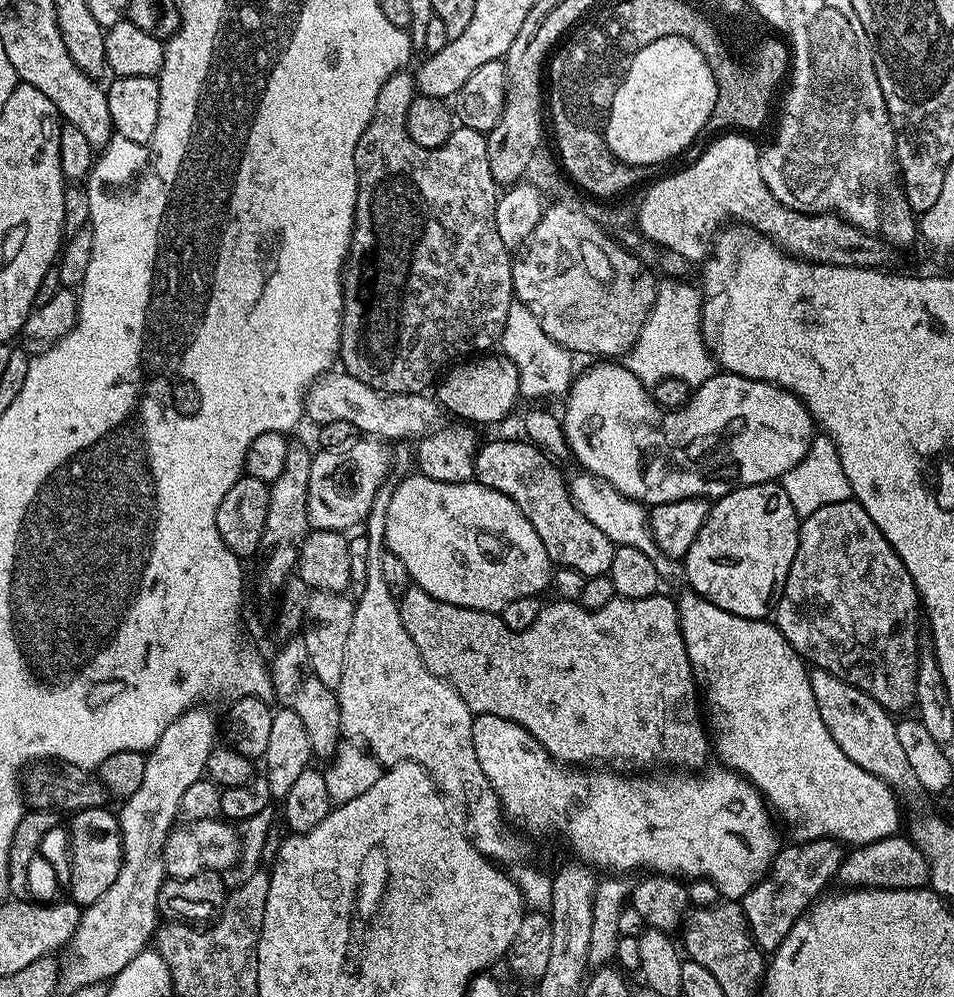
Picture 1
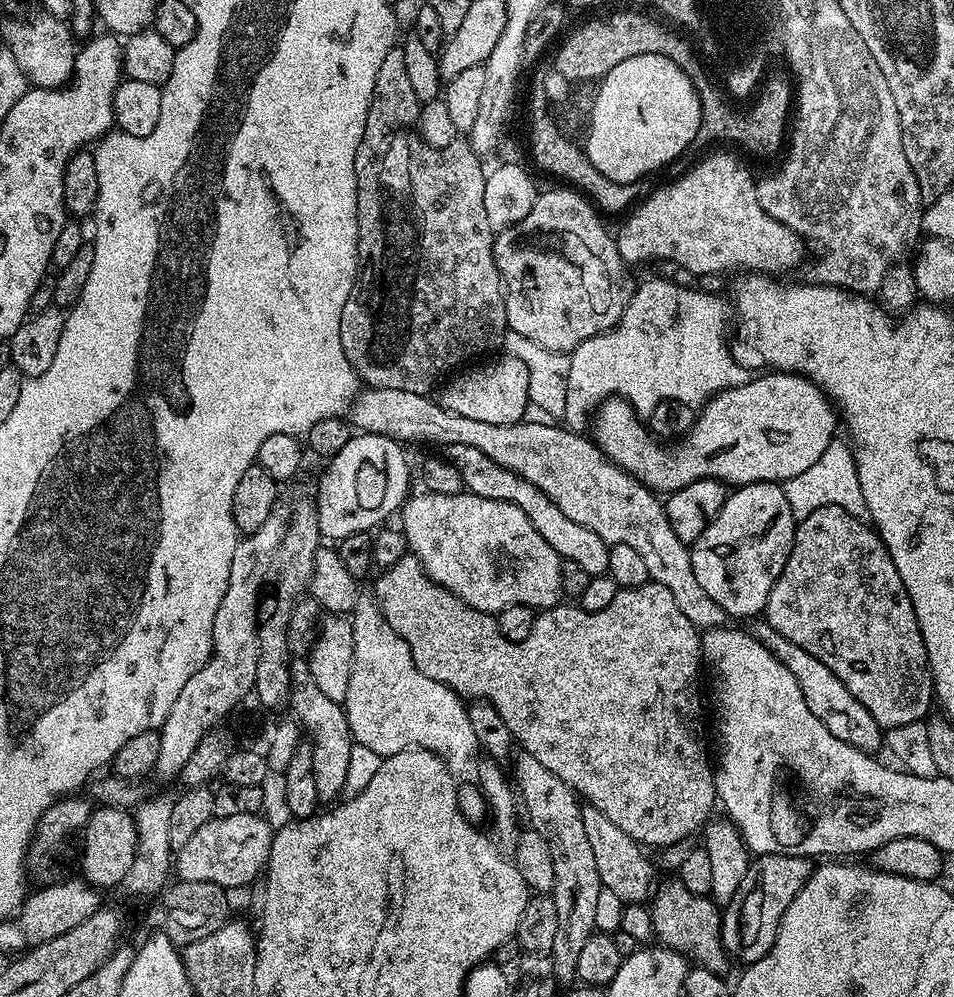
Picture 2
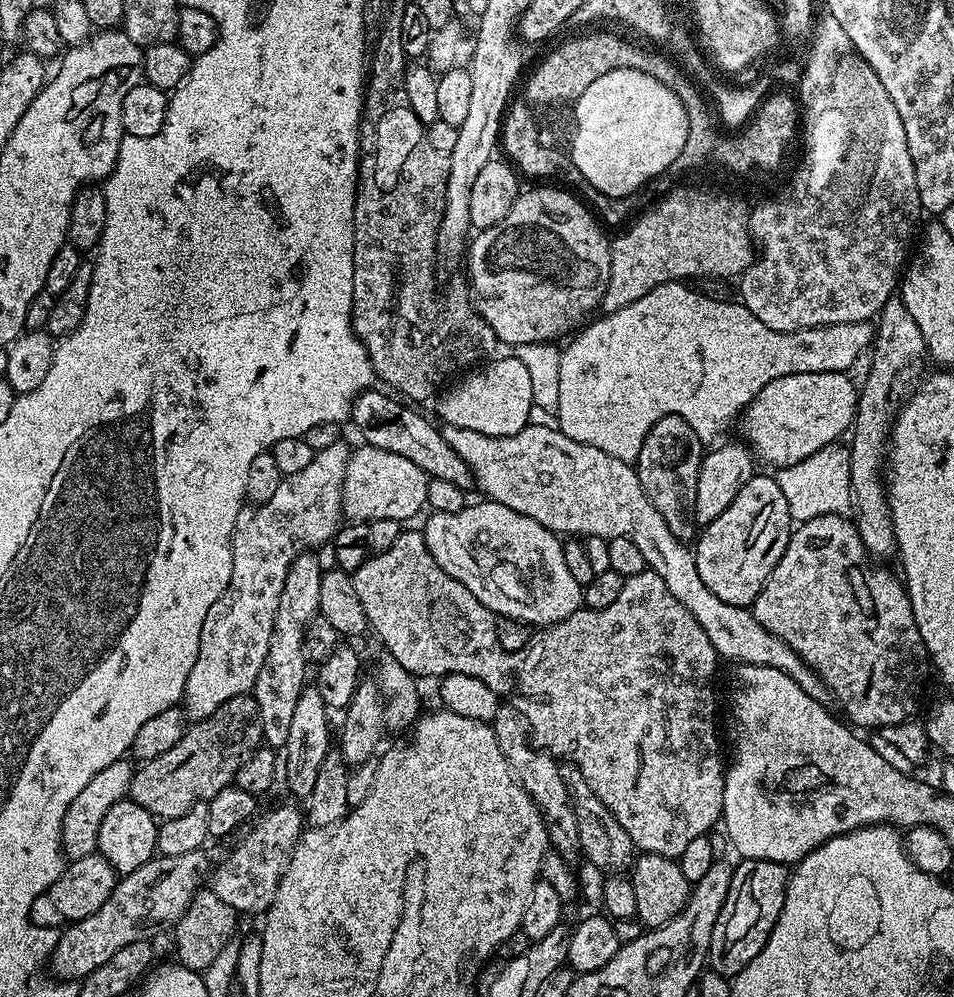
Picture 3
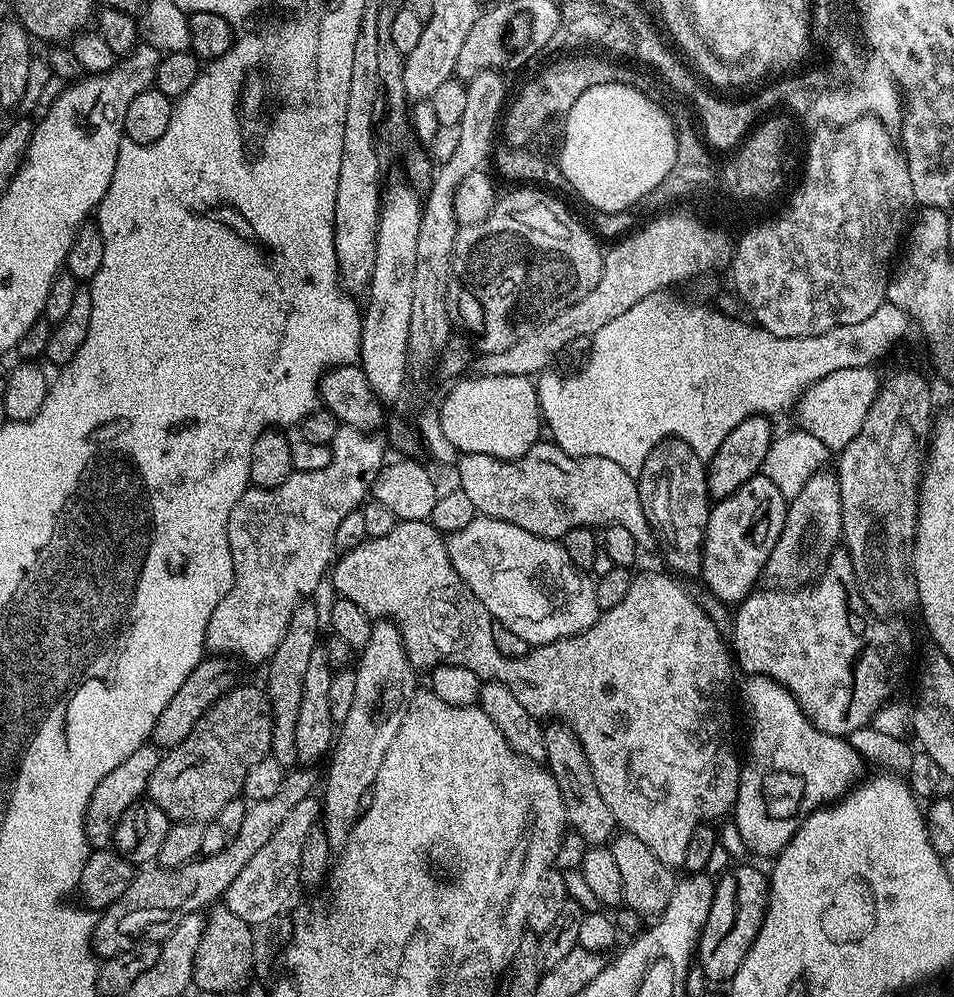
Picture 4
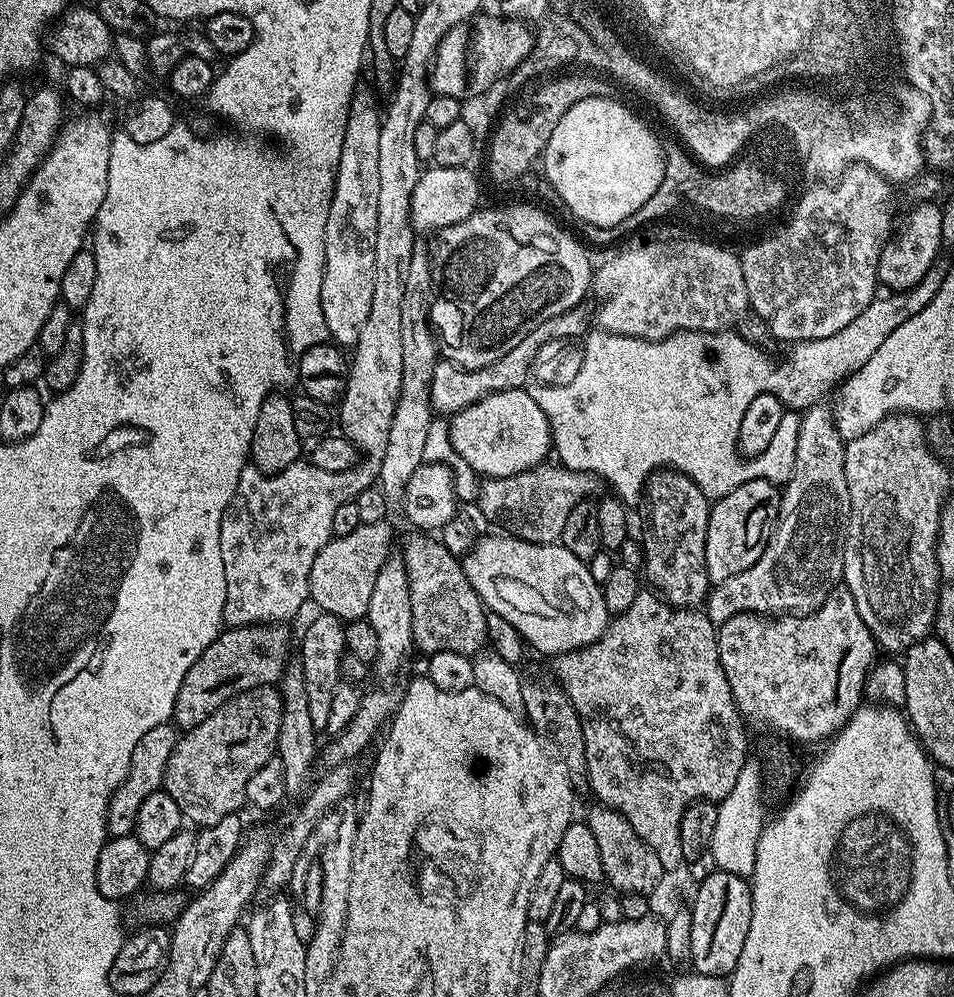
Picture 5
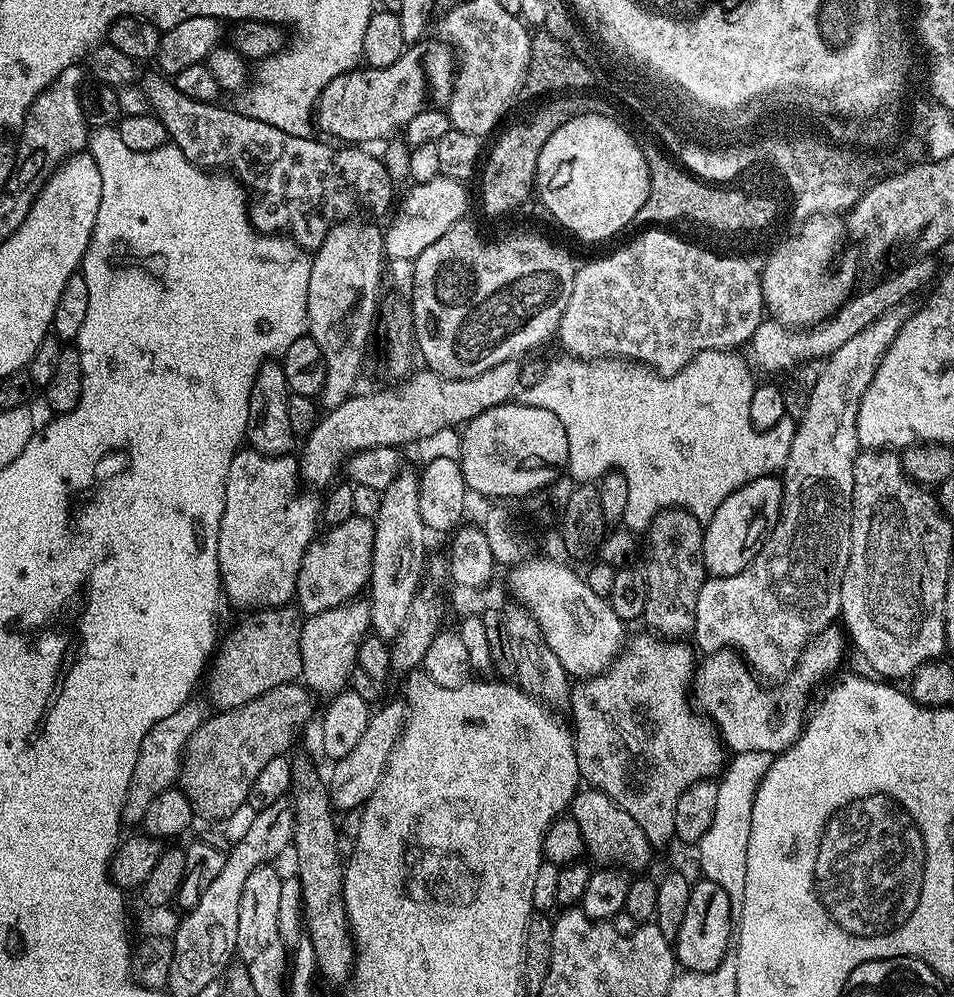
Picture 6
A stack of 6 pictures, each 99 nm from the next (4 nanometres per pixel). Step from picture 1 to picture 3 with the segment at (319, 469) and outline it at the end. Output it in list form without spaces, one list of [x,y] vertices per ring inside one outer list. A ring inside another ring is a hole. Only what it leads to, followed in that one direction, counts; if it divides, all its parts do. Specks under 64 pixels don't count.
[[[360,446],[348,458],[346,478],[342,486],[342,516],[348,522],[371,522],[378,518],[394,518],[407,522],[411,516],[425,511],[428,499],[426,486],[430,477],[414,462],[402,458],[402,454],[394,454],[390,450],[378,450]]]

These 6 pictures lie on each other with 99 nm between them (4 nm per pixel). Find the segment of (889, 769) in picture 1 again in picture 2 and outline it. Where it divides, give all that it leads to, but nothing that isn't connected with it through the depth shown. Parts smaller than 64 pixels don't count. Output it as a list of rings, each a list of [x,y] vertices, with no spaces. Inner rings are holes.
[[[756,623],[760,624],[751,625],[752,635],[780,659],[790,670],[790,674],[794,674],[794,678],[798,678],[800,695],[814,718],[824,725],[824,731],[834,734],[834,738],[842,738],[842,742],[861,748],[864,752],[875,753],[875,748],[882,744],[882,729],[874,720],[874,714],[870,714],[870,710],[866,710],[866,706],[862,706],[862,702],[858,702],[858,698],[854,698],[854,694],[850,694],[850,690],[842,686],[840,679],[832,673],[830,666],[826,666],[826,662],[818,662],[814,654],[806,654],[802,646],[794,646],[794,642],[782,638],[782,634],[778,634],[778,630],[774,630],[768,623]]]

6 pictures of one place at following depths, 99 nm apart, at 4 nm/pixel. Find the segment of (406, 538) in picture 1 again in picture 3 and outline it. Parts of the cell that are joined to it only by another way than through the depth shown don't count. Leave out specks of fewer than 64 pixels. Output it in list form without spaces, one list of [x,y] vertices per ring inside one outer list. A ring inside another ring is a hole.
[[[487,498],[481,499],[481,501],[481,504],[465,503],[464,508],[457,512],[432,512],[429,515],[429,520],[422,525],[422,531],[430,554],[434,554],[434,562],[438,562],[438,566],[442,566],[442,570],[446,570],[446,574],[450,574],[450,578],[462,582],[462,586],[466,586],[466,590],[470,590],[470,594],[474,594],[474,598],[478,598],[478,602],[482,602],[482,606],[486,606],[497,617],[505,620],[521,620],[522,623],[529,626],[547,626],[562,622],[566,618],[570,618],[570,614],[580,611],[584,602],[584,589],[581,584],[574,582],[570,570],[566,567],[561,537],[546,526],[534,522],[534,518],[530,518],[527,514],[518,514],[518,510],[510,510],[510,506],[502,506]]]

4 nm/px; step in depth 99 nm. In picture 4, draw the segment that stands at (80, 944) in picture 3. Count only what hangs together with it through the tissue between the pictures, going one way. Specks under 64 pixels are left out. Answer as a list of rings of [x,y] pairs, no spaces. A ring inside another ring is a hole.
[[[296,766],[291,770],[285,771],[284,777],[282,778],[282,786],[273,794],[273,796],[271,796],[271,798],[254,800],[248,804],[246,818],[242,818],[242,826],[238,829],[238,834],[234,834],[234,838],[218,854],[197,858],[190,861],[186,866],[178,866],[177,868],[161,868],[159,866],[152,866],[147,870],[137,871],[135,875],[133,875],[132,881],[130,882],[130,890],[126,890],[126,894],[122,894],[122,898],[118,898],[118,902],[114,902],[109,906],[109,908],[105,908],[99,913],[96,922],[96,929],[92,935],[92,950],[96,953],[97,957],[107,958],[109,956],[113,956],[114,954],[122,954],[126,950],[135,948],[136,945],[145,942],[163,942],[164,939],[166,939],[166,937],[169,936],[170,933],[174,930],[174,926],[178,926],[178,922],[182,922],[182,918],[186,918],[186,914],[194,914],[195,912],[203,913],[209,906],[215,905],[217,901],[223,897],[224,892],[230,886],[230,882],[234,882],[234,878],[238,878],[238,873],[240,873],[240,871],[246,867],[246,862],[250,862],[250,858],[254,858],[254,854],[258,854],[258,850],[262,850],[262,846],[266,846],[266,842],[270,842],[270,837],[277,832],[278,826],[282,826],[283,820],[285,820],[285,818],[290,815],[290,810],[294,810],[294,806],[298,806],[298,802],[302,802],[302,798],[313,795],[313,793],[317,791],[318,776],[316,780],[316,770],[317,769],[312,766]]]

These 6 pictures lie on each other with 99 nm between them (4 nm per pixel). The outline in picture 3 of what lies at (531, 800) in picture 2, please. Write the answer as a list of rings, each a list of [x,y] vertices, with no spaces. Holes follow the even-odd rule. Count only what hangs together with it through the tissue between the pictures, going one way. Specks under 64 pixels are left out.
[[[500,707],[490,723],[498,738],[498,750],[502,750],[510,770],[516,775],[516,781],[526,790],[526,794],[530,794],[542,814],[548,831],[549,845],[558,854],[562,854],[564,860],[579,861],[582,853],[578,842],[578,818],[574,818],[574,806],[570,806],[570,794],[566,794],[566,782],[562,782],[560,764],[533,744],[528,723],[524,721],[522,714],[518,714],[513,708]]]

